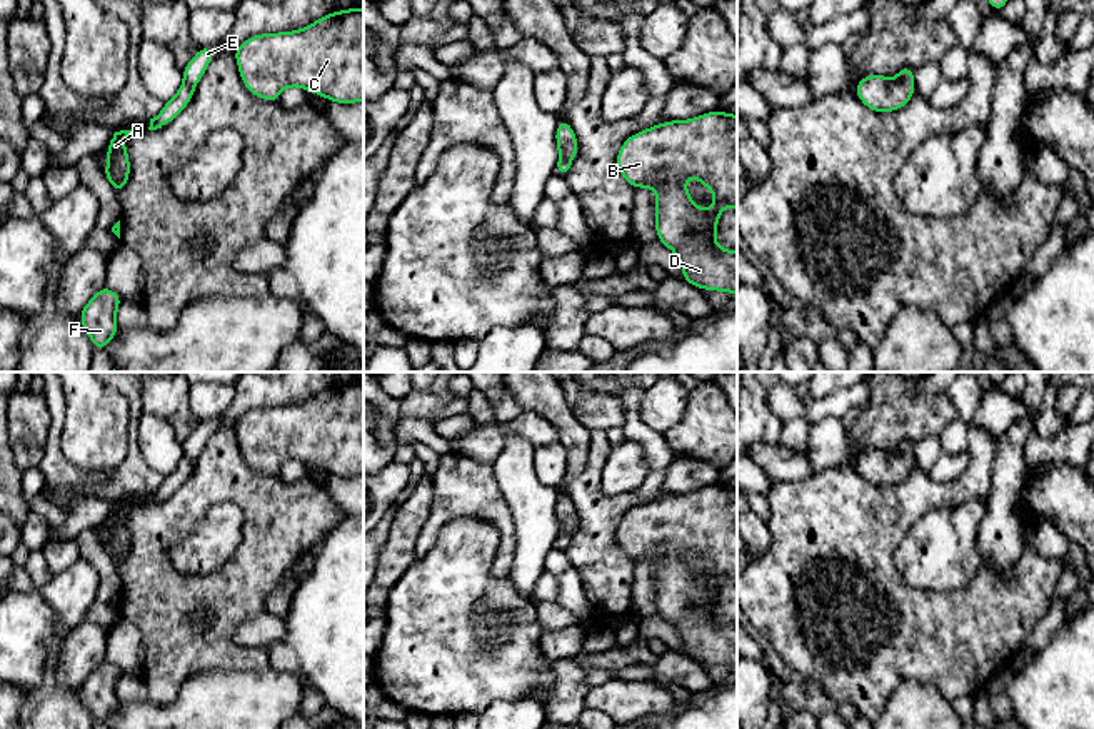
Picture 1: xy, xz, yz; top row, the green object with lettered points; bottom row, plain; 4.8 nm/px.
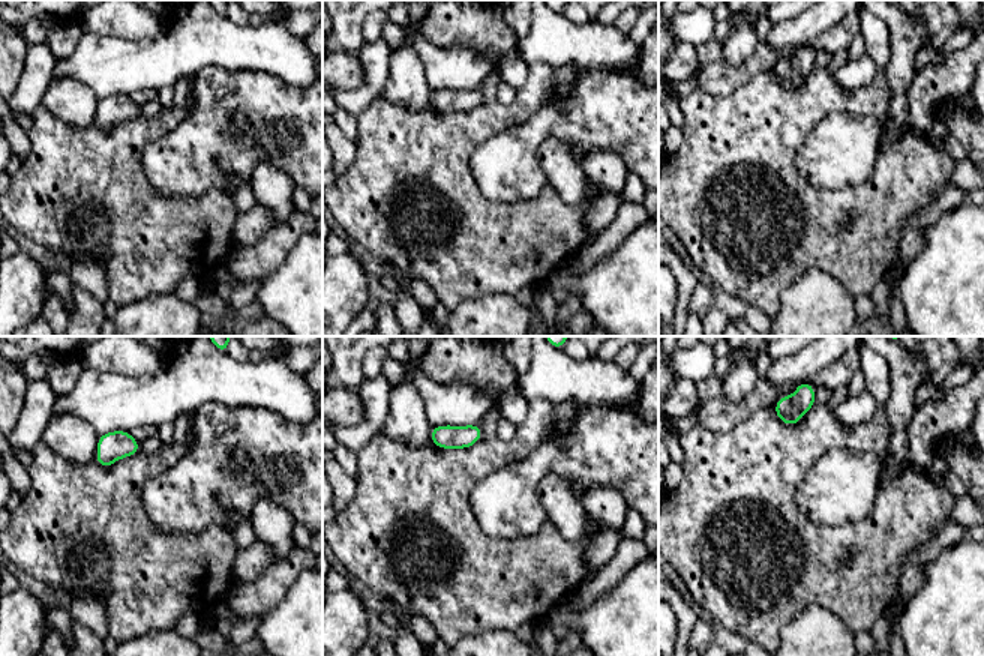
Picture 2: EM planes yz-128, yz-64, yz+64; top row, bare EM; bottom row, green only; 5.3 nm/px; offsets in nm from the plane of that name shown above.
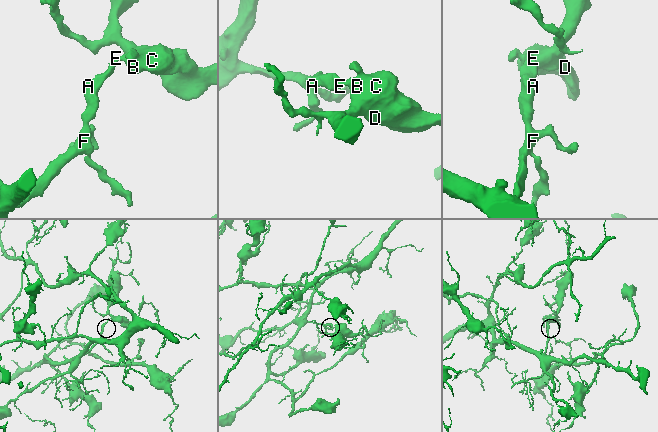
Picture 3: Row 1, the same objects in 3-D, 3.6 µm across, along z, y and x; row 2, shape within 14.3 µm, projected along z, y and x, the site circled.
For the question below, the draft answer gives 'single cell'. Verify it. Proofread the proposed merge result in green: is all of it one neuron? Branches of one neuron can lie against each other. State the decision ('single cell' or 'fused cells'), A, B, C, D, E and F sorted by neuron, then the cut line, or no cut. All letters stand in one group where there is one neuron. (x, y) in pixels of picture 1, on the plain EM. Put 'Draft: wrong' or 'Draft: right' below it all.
single cell; groups A B C D E F; cut none
Draft: right

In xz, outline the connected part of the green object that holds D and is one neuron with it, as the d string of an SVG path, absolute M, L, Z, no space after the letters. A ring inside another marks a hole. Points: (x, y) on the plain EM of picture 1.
M715 484L652 499L624 514L615 539L634 564L649 561L657 567L657 614L675 627L684 654L700 664L737 667L737 624L720 622L715 612L722 584L737 582L737 489ZM687 551L695 551L714 567L710 582L694 577L684 557Z

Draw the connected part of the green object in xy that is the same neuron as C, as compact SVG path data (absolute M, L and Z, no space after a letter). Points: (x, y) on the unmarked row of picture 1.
M364 382L330 385L305 402L258 407L233 425L245 462L277 477L287 460L329 475L364 475Z

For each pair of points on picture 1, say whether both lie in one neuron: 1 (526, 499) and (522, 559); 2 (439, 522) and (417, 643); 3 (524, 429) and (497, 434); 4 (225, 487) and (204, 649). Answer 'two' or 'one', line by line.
1: one
2: two
3: one
4: one

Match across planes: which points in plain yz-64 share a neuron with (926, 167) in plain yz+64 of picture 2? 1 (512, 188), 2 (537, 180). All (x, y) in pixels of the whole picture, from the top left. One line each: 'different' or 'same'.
1: different
2: different

